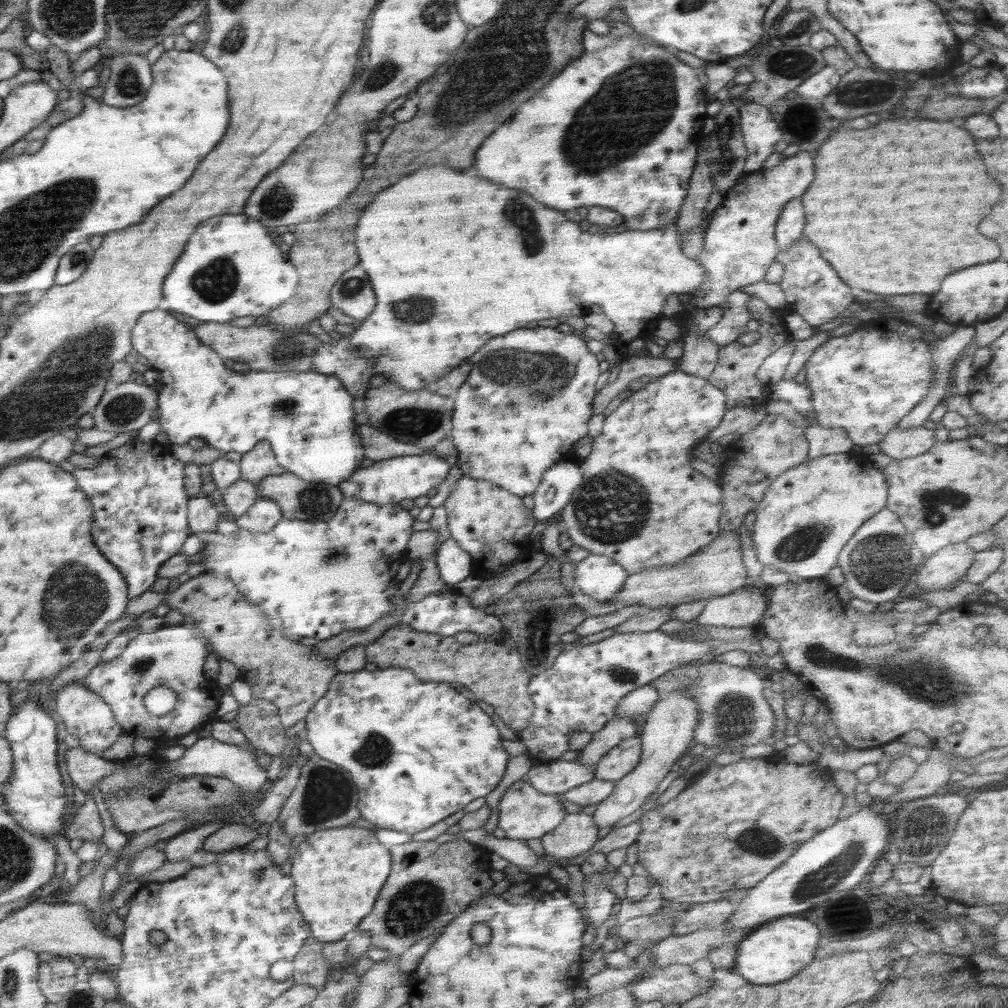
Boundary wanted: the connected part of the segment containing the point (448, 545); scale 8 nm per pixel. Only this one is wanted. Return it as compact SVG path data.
M447 539L437 553L440 578L451 586L462 586L472 575L474 566L469 552L462 550L453 540Z

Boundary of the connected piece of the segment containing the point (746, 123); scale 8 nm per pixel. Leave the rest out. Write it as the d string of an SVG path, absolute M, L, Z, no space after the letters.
M749 102L738 110L743 141L748 151L744 173L752 173L761 170L763 162L775 152L774 146L781 139L782 131L767 106Z

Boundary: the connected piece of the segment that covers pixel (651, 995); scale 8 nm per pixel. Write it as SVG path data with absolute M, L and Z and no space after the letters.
M645 949L641 954L634 956L635 964L632 967L638 967L643 970L643 974L634 982L627 984L626 988L637 998L639 1002L648 1002L659 1000L664 1004L682 1004L687 1000L692 1000L695 996L706 992L713 986L714 979L703 979L693 973L691 965L671 964L670 966L659 966L653 958L652 949Z

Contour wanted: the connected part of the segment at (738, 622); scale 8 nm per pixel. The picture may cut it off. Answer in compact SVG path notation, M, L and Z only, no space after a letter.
M759 587L739 588L708 599L704 610L691 623L730 628L754 625L763 618L767 605L766 590Z

